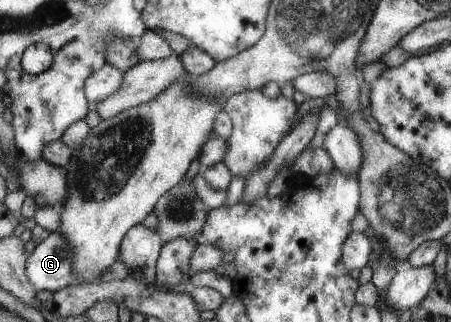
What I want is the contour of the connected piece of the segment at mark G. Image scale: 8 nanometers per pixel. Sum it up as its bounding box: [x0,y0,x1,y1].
[25,232,72,291]

